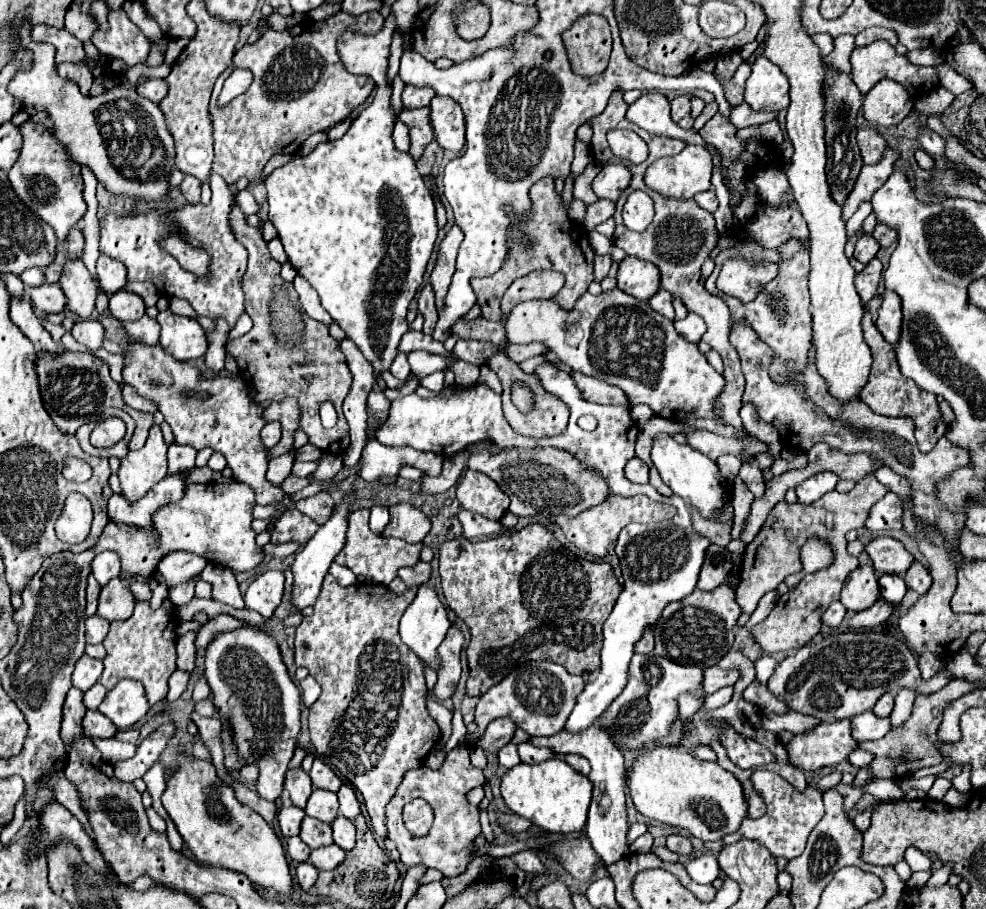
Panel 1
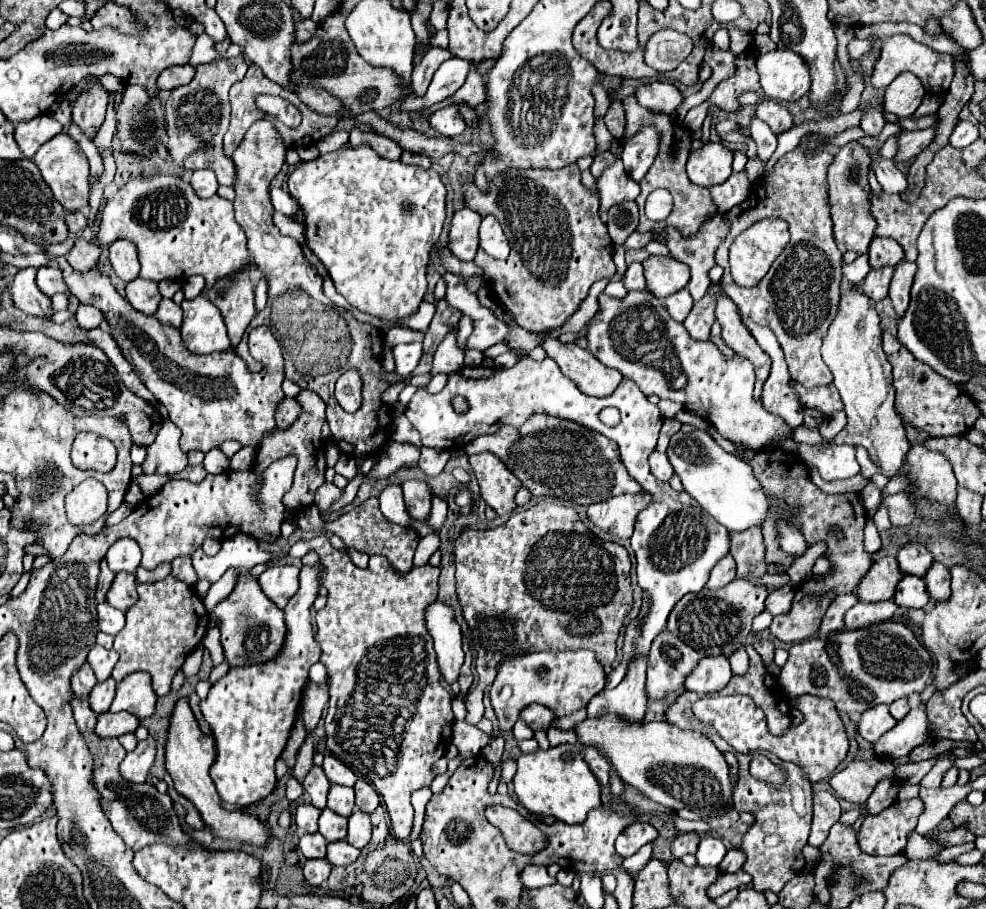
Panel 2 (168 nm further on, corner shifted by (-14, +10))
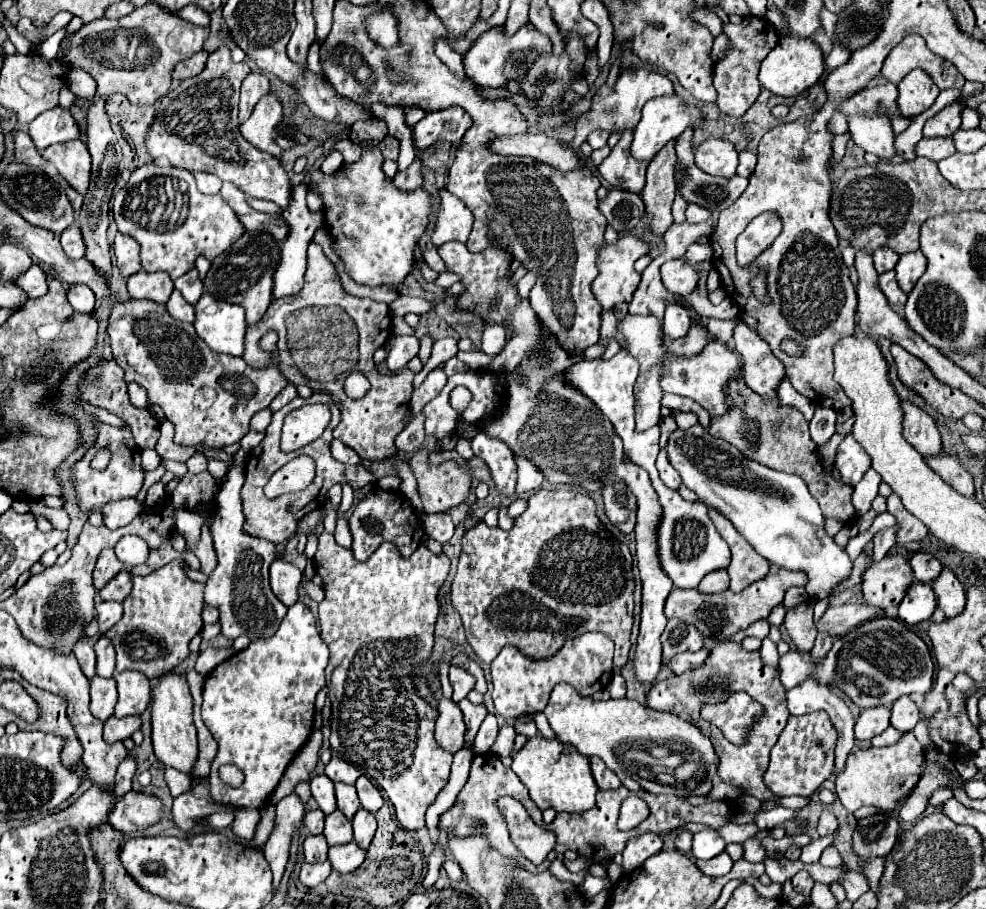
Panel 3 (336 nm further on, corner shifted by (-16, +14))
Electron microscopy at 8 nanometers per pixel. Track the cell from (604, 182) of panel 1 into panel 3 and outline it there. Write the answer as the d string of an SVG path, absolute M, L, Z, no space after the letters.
M678 96L654 98L652 102L648 102L642 108L642 118L640 118L638 126L634 128L634 140L632 140L632 146L630 146L632 156L638 162L650 162L664 148L664 144L674 140L678 134L682 134L686 130L686 126L692 126L692 128L696 128L696 126L702 128L704 126L704 116L698 108L694 108L690 104L684 104Z

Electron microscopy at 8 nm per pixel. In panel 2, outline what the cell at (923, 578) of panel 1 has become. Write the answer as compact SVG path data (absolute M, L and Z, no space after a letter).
M934 562L924 576L924 582L934 602L946 602L946 598L950 598L950 570L944 564Z

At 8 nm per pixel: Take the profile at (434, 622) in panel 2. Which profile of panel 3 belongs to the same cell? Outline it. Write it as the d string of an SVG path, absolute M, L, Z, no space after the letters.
M450 666L450 684L454 688L454 694L452 694L454 702L460 702L462 698L466 698L466 694L474 688L474 682L476 680L464 668Z

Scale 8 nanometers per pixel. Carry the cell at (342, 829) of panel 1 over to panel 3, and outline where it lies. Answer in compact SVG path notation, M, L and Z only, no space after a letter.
M360 808L354 818L352 818L352 826L354 826L354 842L360 846L360 848L368 848L372 838L374 838L374 832L376 832L376 818L372 812Z

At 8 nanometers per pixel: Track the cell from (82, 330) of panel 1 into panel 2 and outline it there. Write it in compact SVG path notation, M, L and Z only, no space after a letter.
M80 304L80 306L78 306L78 312L76 312L76 320L78 320L78 324L80 324L82 328L92 330L92 328L98 328L104 318L102 318L102 312L96 310L94 306L90 306L90 304Z

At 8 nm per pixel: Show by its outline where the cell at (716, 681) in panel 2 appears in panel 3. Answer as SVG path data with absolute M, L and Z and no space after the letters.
M702 648L702 650L698 650L698 652L676 654L676 658L672 658L670 668L674 670L674 674L684 674L686 670L694 670L694 668L702 666L708 656L710 656L710 652L708 652L706 648Z

